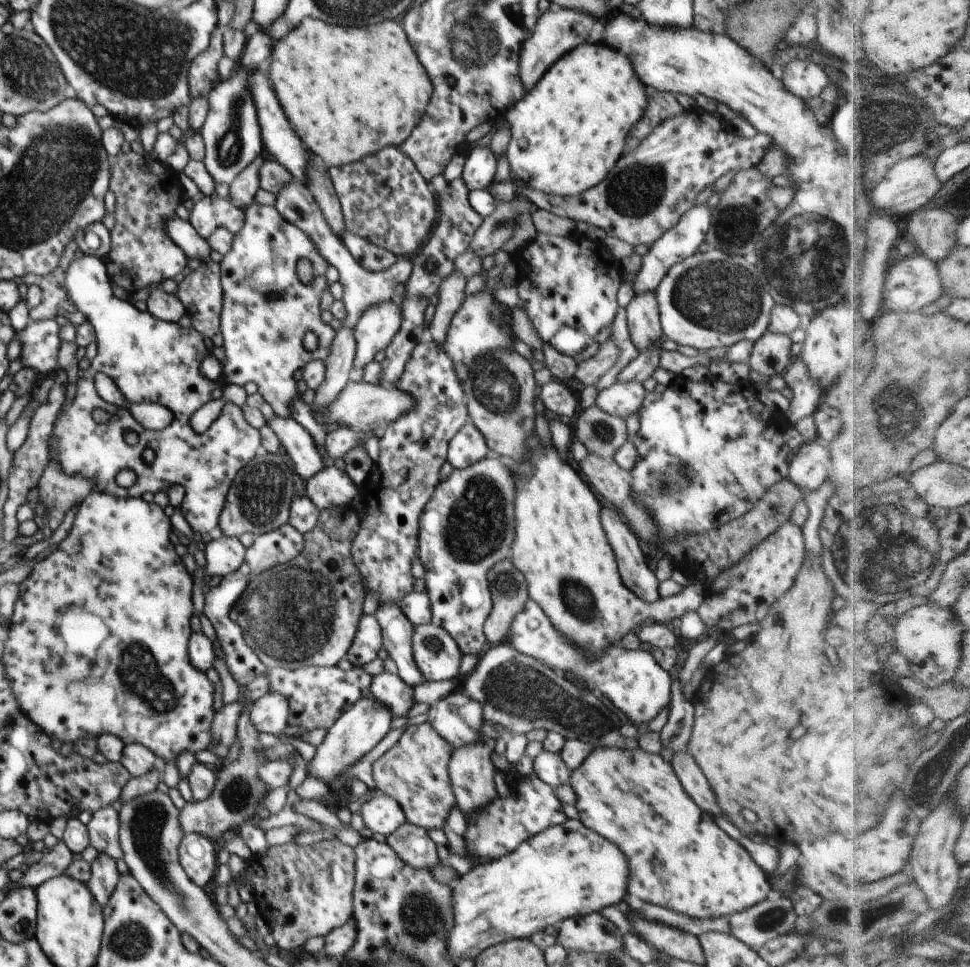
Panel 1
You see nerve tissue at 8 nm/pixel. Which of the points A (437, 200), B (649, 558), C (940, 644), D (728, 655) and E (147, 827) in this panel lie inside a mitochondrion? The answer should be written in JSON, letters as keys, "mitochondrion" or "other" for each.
{"A":"other","B":"other","C":"other","D":"other","E":"mitochondrion"}

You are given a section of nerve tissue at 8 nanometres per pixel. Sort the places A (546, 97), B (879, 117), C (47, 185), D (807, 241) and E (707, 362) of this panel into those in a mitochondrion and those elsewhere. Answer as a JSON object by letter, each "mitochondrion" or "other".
{"A":"other","B":"mitochondrion","C":"mitochondrion","D":"mitochondrion","E":"other"}

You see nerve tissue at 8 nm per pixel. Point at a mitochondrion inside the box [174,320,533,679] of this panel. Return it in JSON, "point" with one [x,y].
{"point":[285,617]}

